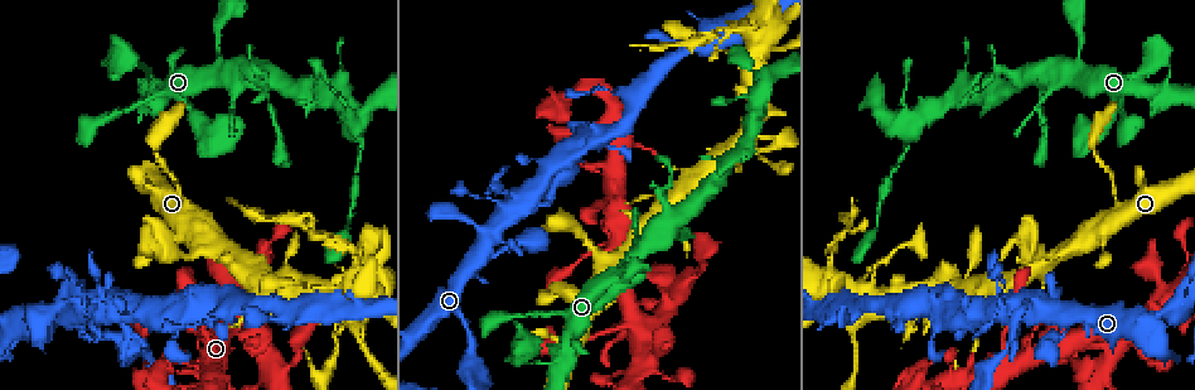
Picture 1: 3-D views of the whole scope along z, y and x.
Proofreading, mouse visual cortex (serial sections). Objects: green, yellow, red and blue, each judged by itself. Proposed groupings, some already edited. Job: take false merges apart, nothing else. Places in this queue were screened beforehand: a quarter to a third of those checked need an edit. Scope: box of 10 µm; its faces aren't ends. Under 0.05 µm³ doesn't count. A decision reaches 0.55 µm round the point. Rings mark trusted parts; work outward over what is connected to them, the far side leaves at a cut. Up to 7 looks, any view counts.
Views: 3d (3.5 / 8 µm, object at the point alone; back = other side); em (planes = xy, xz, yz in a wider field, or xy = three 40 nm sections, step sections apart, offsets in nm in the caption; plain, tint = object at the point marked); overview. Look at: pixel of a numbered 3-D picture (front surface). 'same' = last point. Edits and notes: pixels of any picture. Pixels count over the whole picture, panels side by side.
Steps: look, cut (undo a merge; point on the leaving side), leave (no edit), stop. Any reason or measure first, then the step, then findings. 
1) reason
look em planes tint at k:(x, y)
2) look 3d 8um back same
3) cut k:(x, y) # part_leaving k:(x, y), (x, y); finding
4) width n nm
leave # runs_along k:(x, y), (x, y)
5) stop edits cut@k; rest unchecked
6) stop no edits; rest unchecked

calibre changes
look em xy step 5 tint at 1:(216, 23)

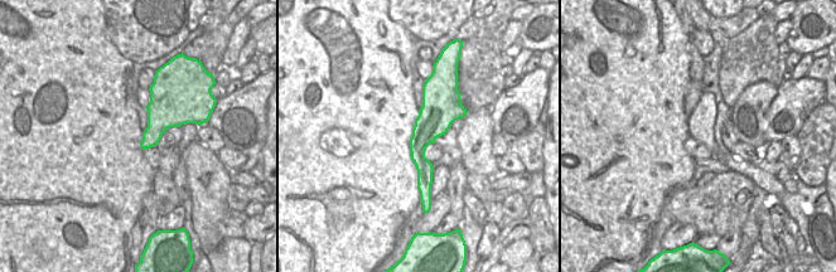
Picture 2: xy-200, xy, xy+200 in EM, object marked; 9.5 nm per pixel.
look 3d 3.5um same

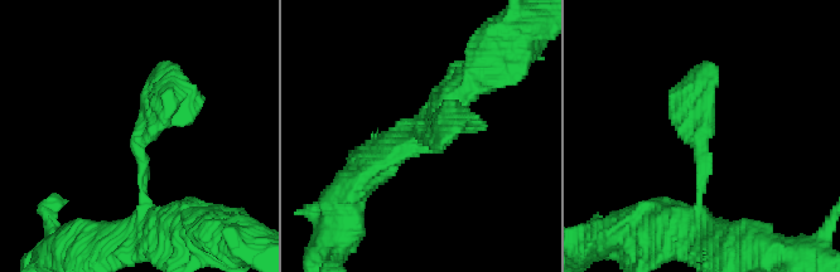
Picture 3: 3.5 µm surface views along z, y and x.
arm_widths 100, 250, 250 nm
leave # continuous, no second cell

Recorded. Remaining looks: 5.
abrupt turn
look 3d 8um at 1:(574, 127)

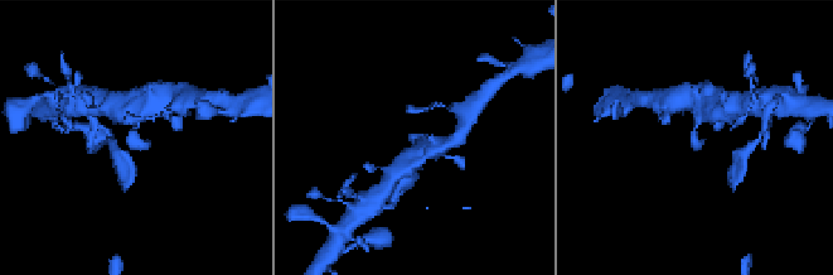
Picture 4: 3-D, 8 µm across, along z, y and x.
closer look
look 3d 3.5um same

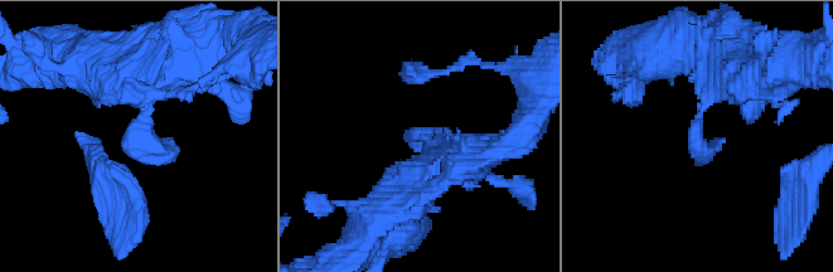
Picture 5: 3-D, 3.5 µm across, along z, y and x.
shape alone is not enough
look em planes tint at 5:(141, 123)

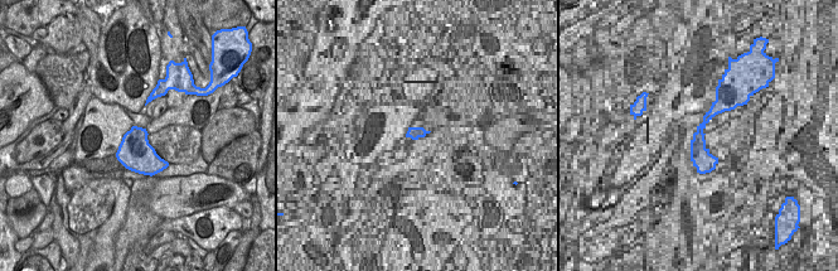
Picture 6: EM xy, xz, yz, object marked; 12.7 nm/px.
leave # runs_along 5:(131, 71), (148, 71), (140, 140), (170, 140); one cell here

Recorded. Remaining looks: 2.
calibre changes
look 3d 3.5um at 1:(759, 22)

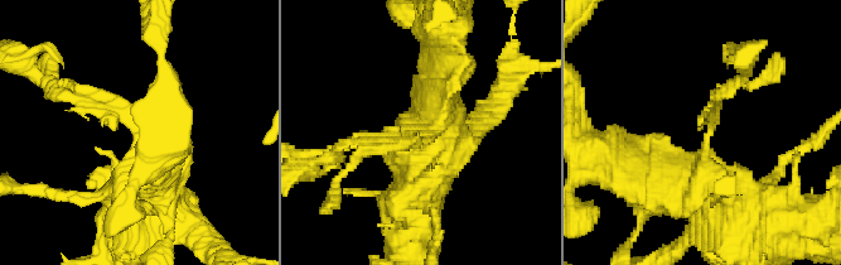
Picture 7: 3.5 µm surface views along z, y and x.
now the EM
look em xy step 3 tint at 7:(421, 139)

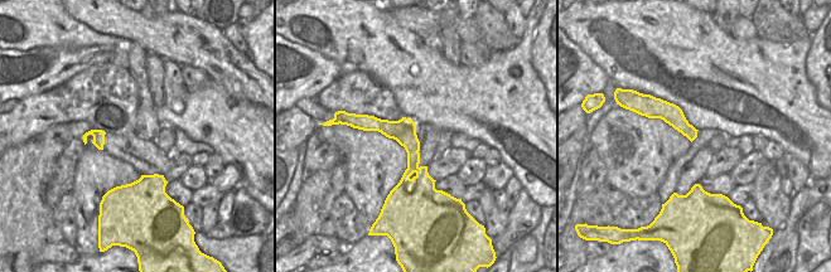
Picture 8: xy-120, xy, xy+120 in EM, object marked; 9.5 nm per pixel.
arm_widths 150, 700 nm
cut 7:(100, 105) # part_leaving 7:(134, 130), (111, 99), (42, 80); two cells meet here

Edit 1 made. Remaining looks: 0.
stop edits cut@7; rest unchecked

